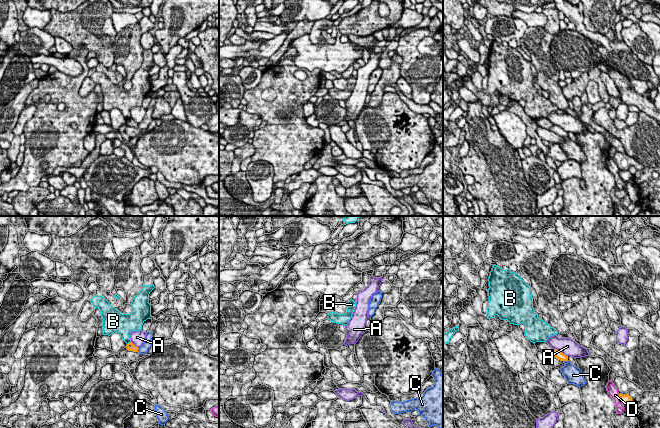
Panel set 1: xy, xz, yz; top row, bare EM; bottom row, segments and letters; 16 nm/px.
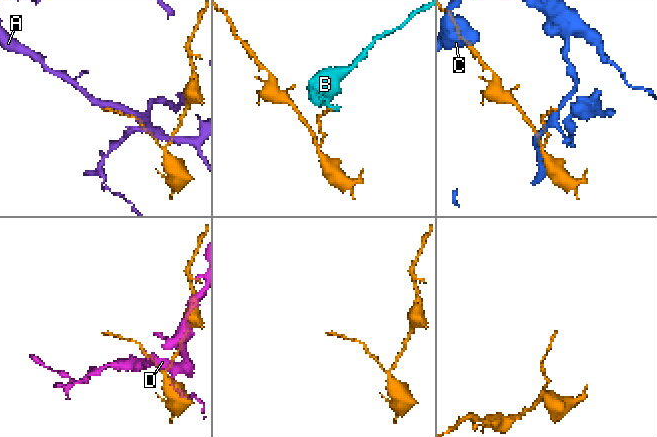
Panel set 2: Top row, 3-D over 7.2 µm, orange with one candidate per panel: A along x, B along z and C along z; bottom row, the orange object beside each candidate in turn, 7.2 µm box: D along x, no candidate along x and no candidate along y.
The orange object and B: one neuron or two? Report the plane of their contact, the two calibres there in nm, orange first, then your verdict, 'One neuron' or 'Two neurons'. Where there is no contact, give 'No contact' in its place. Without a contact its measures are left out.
Touches orange in xy. Thickness 130 nm (orange) against 240 nm. Two neurons

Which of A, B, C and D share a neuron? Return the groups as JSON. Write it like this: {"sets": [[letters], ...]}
{"sets": [["A"], ["B"], ["C"], ["D"]]}

